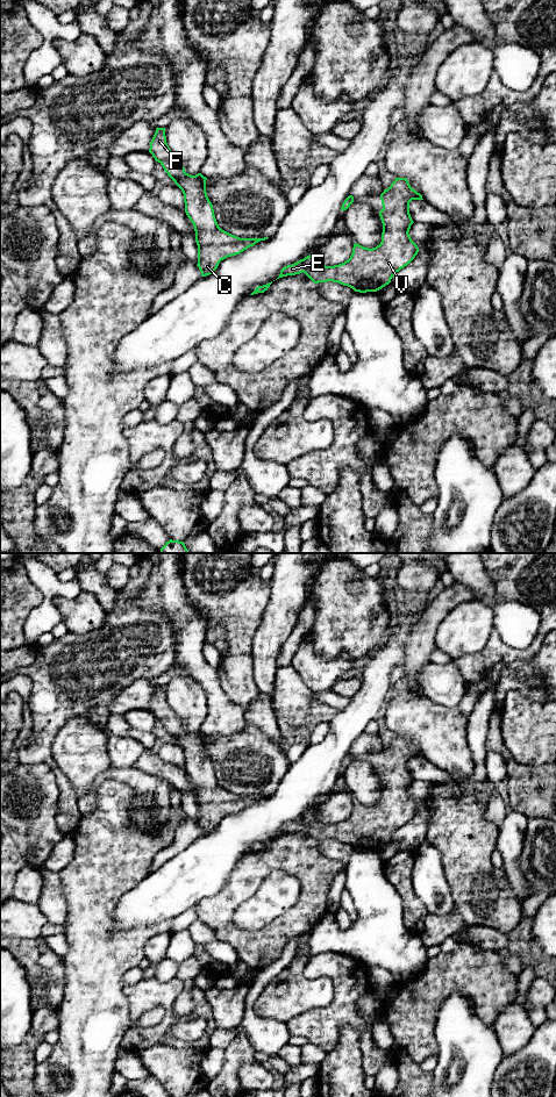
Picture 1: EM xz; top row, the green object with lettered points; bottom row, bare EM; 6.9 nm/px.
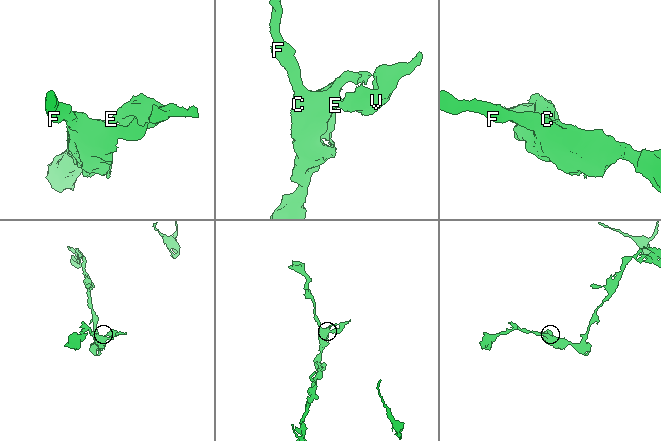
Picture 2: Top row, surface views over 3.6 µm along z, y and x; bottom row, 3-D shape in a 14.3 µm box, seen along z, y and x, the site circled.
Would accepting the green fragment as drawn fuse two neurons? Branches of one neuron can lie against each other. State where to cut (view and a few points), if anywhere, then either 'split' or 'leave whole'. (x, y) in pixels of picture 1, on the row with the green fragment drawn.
no cut; leave whole

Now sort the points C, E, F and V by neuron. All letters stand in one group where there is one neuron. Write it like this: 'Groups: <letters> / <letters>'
Groups: C E F V

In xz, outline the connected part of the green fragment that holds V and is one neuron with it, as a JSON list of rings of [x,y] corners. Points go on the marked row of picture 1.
[[[395,178],[380,194],[380,200],[383,232],[379,245],[369,249],[355,243],[350,258],[334,266],[318,263],[311,253],[283,267],[277,279],[304,272],[314,284],[338,282],[359,293],[377,292],[389,285],[393,275],[407,266],[419,252],[408,234],[414,223],[409,214],[409,202],[423,199],[406,178]]]

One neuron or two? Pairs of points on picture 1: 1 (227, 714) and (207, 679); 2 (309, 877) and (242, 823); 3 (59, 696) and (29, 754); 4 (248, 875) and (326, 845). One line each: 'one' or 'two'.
1: one
2: two
3: one
4: two

